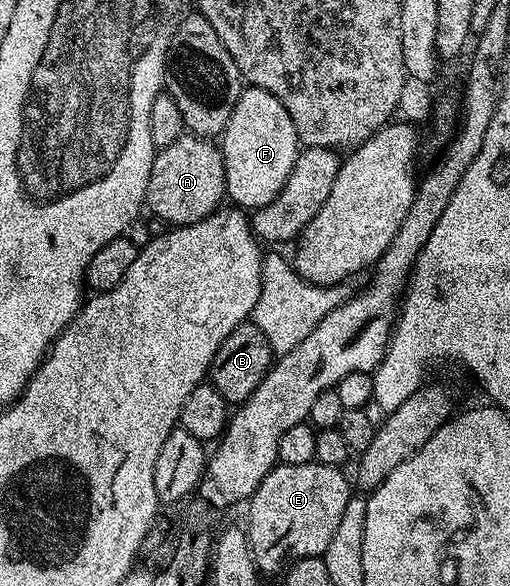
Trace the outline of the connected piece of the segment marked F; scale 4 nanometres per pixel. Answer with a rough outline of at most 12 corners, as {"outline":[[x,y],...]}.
{"outline":[[241,90],[218,146],[240,209],[270,205],[302,149],[282,101]]}

